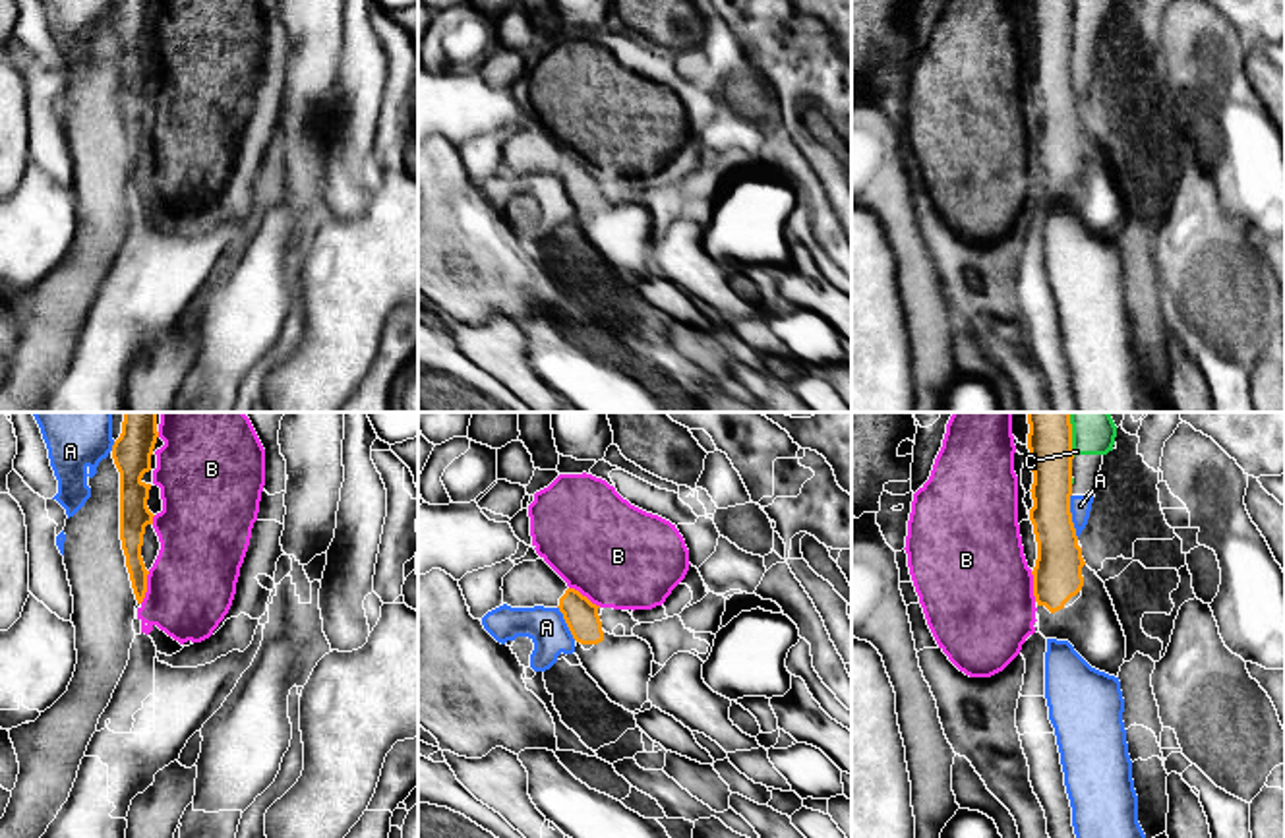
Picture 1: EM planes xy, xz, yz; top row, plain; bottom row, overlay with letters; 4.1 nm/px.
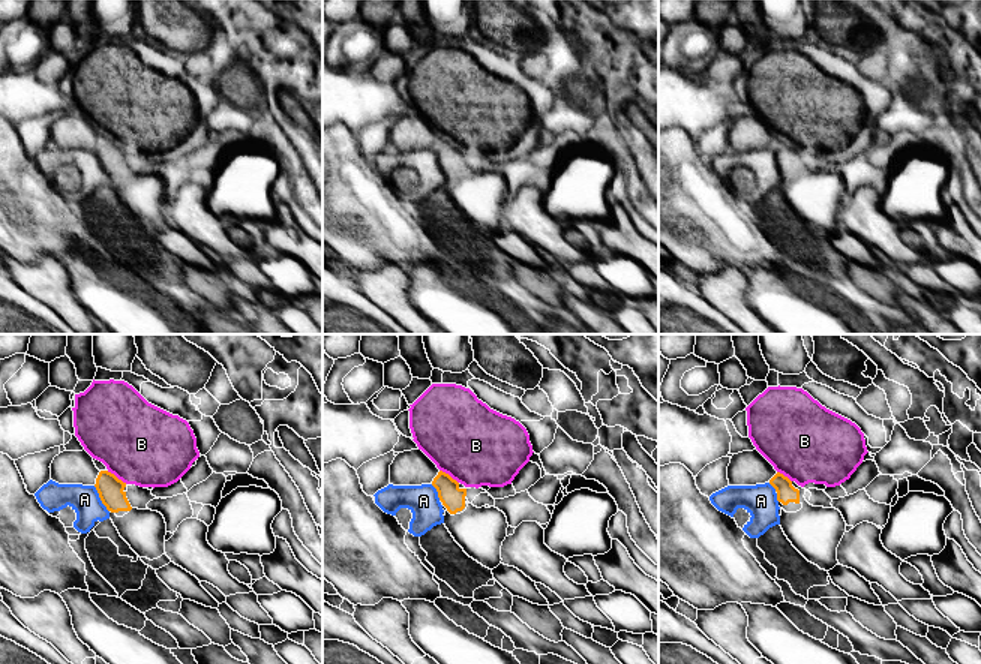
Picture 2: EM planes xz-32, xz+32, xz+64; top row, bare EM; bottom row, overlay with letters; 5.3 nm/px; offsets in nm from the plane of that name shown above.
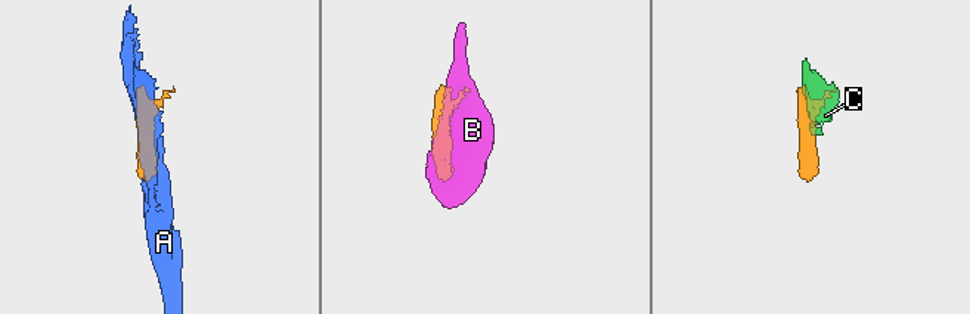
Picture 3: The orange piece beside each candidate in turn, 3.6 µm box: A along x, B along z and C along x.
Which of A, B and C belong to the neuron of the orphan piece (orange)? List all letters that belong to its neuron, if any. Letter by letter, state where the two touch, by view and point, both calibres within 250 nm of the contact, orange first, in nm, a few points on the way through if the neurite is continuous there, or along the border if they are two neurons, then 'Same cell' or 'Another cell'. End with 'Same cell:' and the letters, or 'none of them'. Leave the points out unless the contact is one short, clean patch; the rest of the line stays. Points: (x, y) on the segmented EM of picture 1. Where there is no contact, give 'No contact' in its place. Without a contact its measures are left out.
A: Touches orange at yz (1071, 515). Thickness 200 nm (orange) against 90 nm. Another cell
B: Touches orange at xy (146, 587). Thickness 110 nm (orange) against 360 nm. Boundary: xy (149, 571), (146, 597), (140, 602). Another cell
C: Touches orange at yz (1071, 434). Thickness 190 nm (orange) against 180 nm. Another cell
Same cell: none of them

